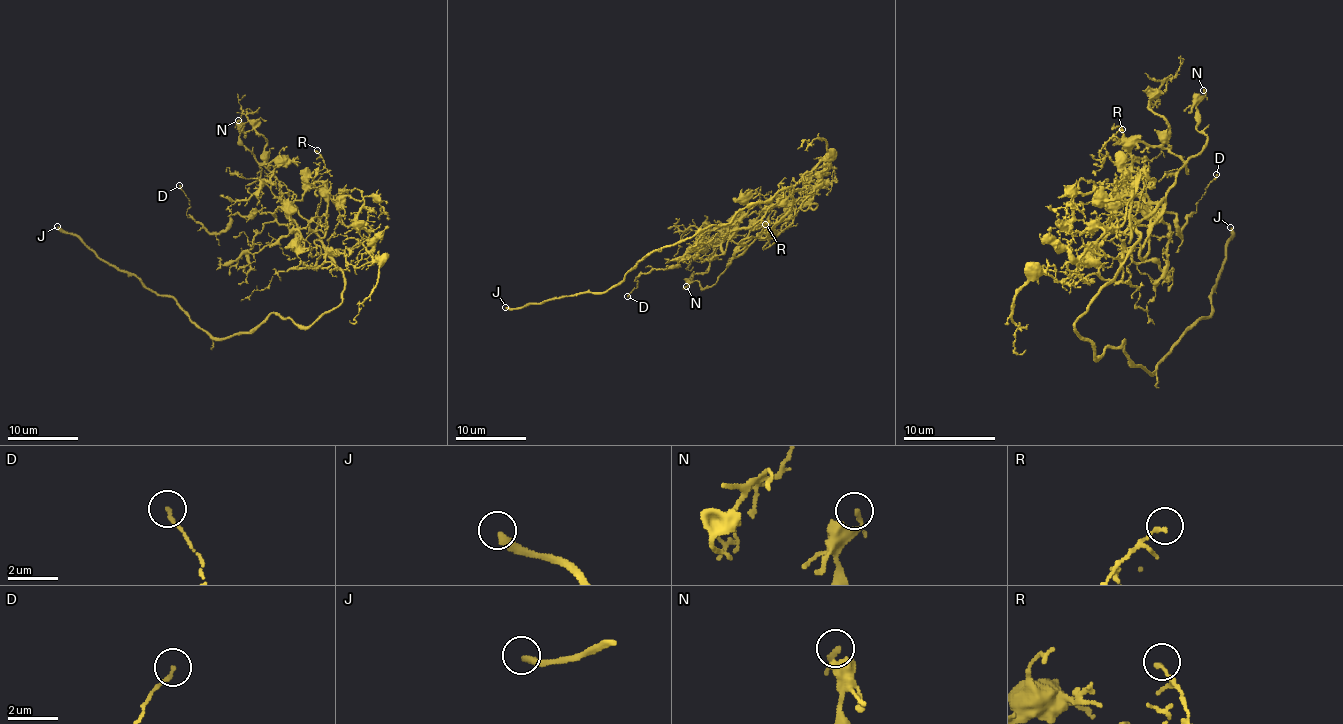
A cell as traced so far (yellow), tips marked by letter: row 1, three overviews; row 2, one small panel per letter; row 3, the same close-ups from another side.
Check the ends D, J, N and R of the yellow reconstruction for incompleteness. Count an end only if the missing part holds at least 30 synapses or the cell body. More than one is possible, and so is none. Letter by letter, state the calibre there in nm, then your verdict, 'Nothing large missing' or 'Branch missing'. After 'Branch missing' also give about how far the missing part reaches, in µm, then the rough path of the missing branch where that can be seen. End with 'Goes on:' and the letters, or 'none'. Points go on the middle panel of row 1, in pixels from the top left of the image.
D: Thickness 130 nm. Nothing large missing
J: Thickness 320 nm. Branch missing. Missing length about 80 µm
N: Thickness 180 nm. Nothing large missing
R: Thickness 160 nm. Nothing large missing
Goes on: J

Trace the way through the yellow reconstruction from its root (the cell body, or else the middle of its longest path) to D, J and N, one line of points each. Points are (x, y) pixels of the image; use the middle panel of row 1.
D: (783, 190), (792, 208), (769, 231), (737, 217), (719, 245), (700, 240), (627, 296)
J: (783, 190), (748, 204), (726, 224), (709, 225), (649, 252), (618, 284), (601, 293), (505, 307)
N: (783, 190), (790, 187), (792, 208), (765, 236), (758, 234), (714, 284), (703, 289), (689, 280), (686, 286)

